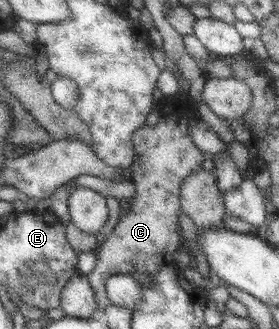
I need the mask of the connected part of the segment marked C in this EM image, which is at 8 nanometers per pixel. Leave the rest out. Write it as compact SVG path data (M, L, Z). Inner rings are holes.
M186 111L173 115L159 115L154 127L142 126L132 134L134 161L129 168L135 196L130 199L119 216L118 223L105 236L106 240L94 250L97 260L92 272L87 275L94 294L95 309L105 311L109 304L104 291L105 281L112 274L134 271L154 273L163 265L172 264L172 253L183 247L178 225L178 215L182 213L179 204L179 187L183 179L201 170L203 153L192 142L189 128L194 115Z

